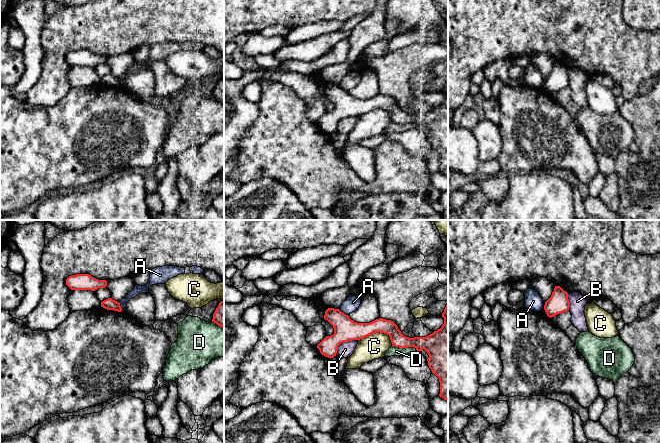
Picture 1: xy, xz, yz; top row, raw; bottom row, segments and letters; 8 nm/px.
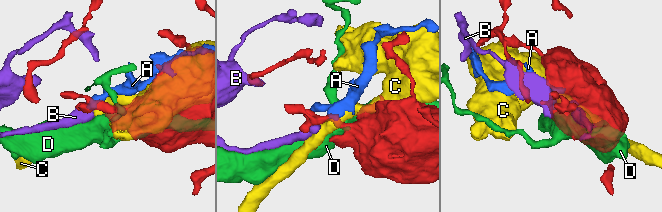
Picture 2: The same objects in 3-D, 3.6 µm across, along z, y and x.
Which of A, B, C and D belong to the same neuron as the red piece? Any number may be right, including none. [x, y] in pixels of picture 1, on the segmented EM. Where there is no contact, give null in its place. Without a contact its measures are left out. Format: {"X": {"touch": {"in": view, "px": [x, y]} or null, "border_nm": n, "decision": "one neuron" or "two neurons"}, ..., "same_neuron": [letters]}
{"A": {"touch": {"in": "xz", "px": [342, 312]}, "border_nm": 90, "decision": "two neurons"}, "B": {"touch": {"in": "xz", "px": [343, 341]}, "border_nm": 220, "decision": "two neurons"}, "C": {"touch": {"in": "xz", "px": [378, 331]}, "border_nm": 280, "decision": "two neurons"}, "D": {"touch": {"in": "xz", "px": [405, 347]}, "border_nm": 220, "decision": "two neurons"}, "same_neuron": []}

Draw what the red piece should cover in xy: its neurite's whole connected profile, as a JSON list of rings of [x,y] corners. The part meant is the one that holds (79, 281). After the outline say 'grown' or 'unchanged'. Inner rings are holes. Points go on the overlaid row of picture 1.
[[[89,274],[71,275],[66,279],[66,285],[71,290],[91,290],[95,291],[98,288],[107,286],[106,280],[98,280]]] | unchanged

